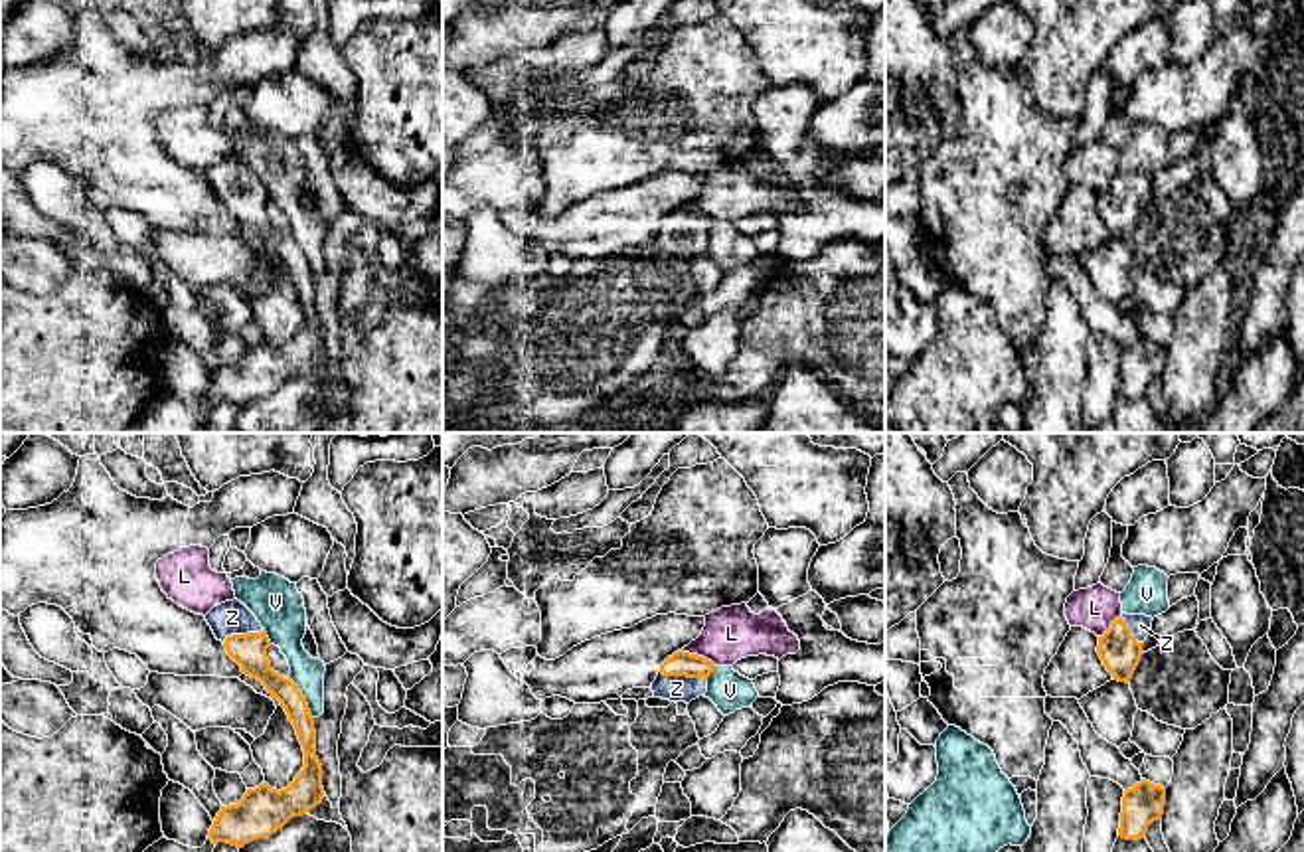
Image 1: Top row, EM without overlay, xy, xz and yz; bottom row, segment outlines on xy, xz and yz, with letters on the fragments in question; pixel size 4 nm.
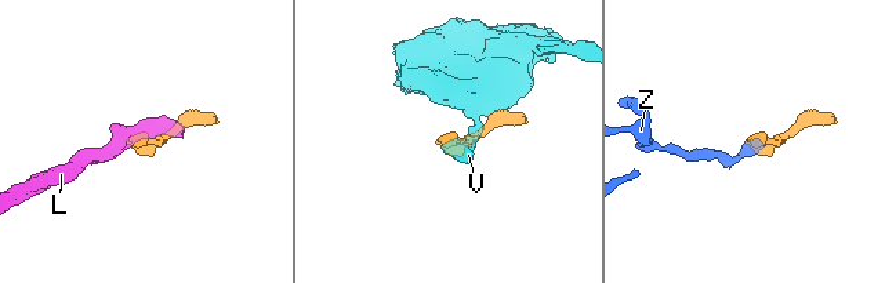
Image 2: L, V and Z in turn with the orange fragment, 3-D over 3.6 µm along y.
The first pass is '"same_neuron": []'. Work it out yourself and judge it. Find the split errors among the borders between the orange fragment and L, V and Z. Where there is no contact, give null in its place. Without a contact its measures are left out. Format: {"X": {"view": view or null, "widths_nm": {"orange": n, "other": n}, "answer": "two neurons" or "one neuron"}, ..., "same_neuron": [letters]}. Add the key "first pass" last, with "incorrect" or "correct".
{"L": {"view": "xz", "widths_nm": {"orange": 100, "other": 220}, "answer": "two neurons"}, "V": {"view": "xy", "widths_nm": {"orange": 110, "other": 140}, "answer": "two neurons"}, "Z": {"view": "xz", "widths_nm": {"orange": 100, "other": 110}, "answer": "one neuron"}, "same_neuron": ["Z"], "first pass": "incorrect"}

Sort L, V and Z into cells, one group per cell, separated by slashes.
L / V / Z

